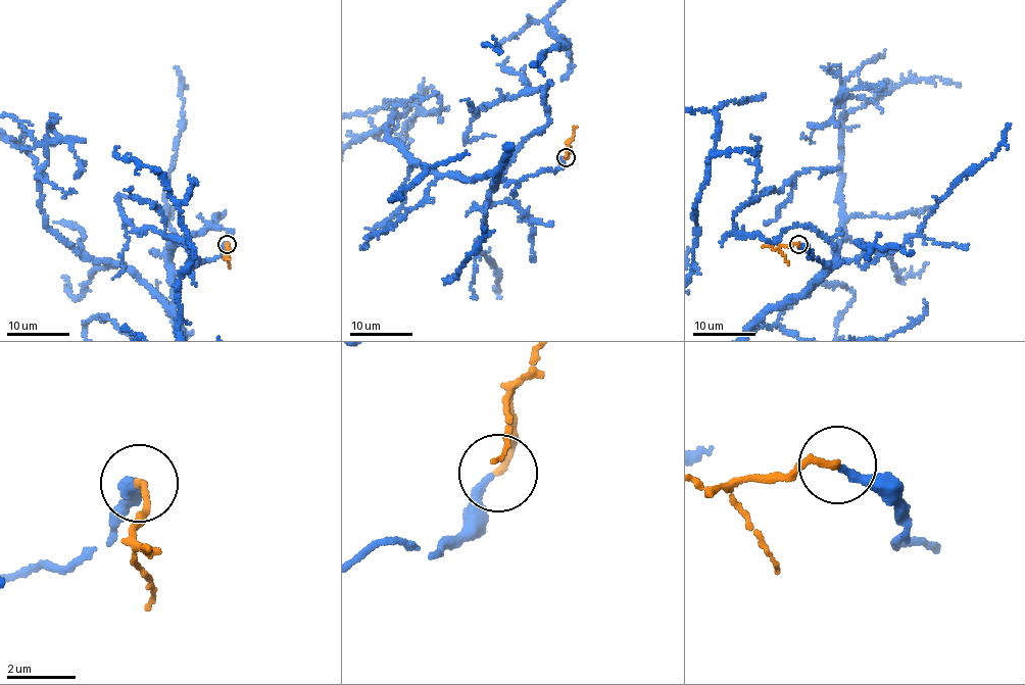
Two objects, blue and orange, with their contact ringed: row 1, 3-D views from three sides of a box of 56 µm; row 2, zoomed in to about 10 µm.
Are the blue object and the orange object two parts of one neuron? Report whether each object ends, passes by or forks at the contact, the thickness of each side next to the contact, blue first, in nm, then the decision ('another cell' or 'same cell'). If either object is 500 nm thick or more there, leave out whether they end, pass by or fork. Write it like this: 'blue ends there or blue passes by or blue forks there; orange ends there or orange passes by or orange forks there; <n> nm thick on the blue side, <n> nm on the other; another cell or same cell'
blue ends there; orange ends there; 240 nm thick on the blue side, 200 nm on the other; same cell

